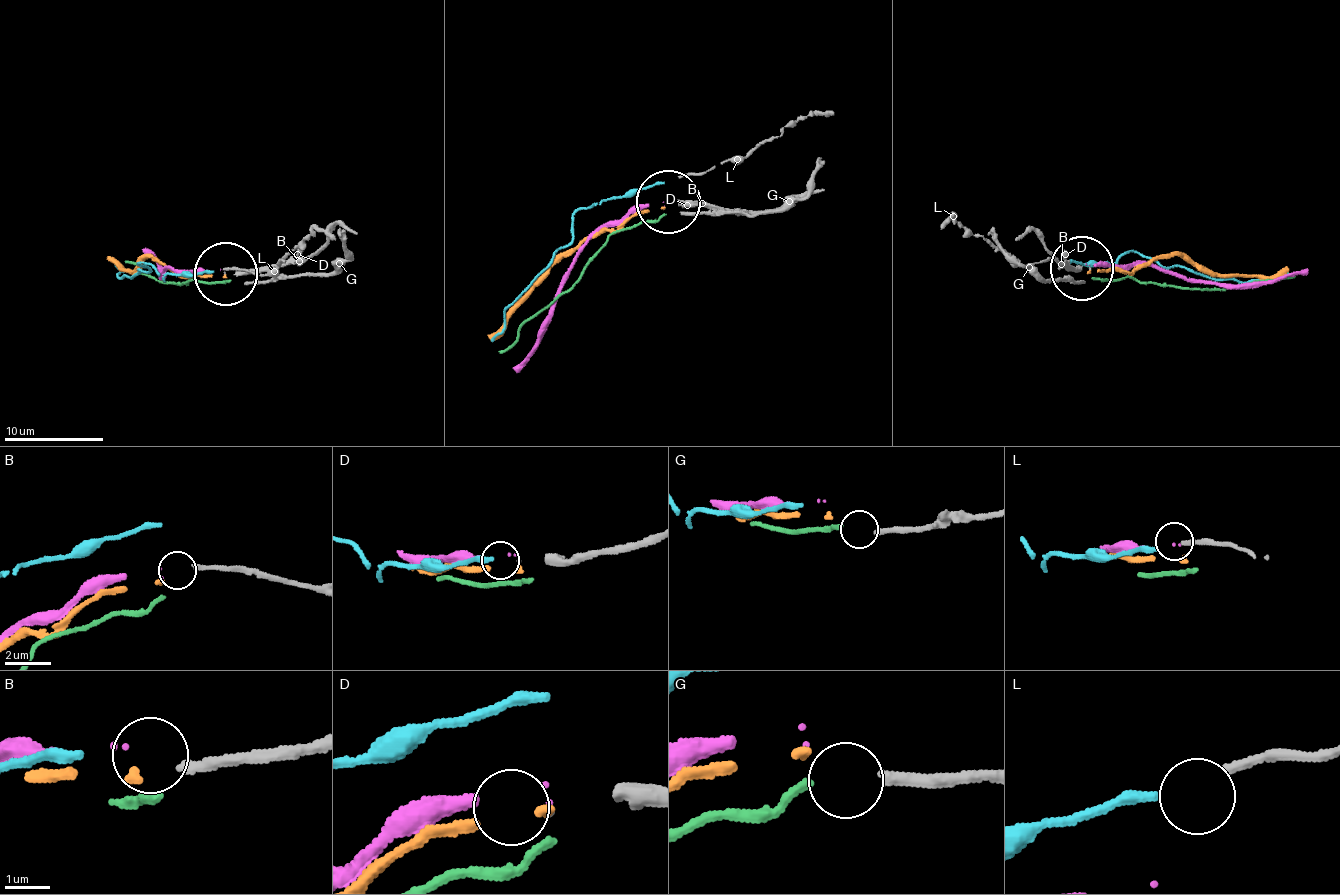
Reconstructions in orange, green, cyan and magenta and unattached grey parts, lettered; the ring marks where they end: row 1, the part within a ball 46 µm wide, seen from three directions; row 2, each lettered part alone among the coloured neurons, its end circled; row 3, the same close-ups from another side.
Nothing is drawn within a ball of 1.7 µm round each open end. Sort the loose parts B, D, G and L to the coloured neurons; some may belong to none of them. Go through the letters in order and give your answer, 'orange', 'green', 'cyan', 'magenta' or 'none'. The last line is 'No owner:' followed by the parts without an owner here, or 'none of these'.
B: magenta
D: none
G: none
L: cyan
No owner: D, G

